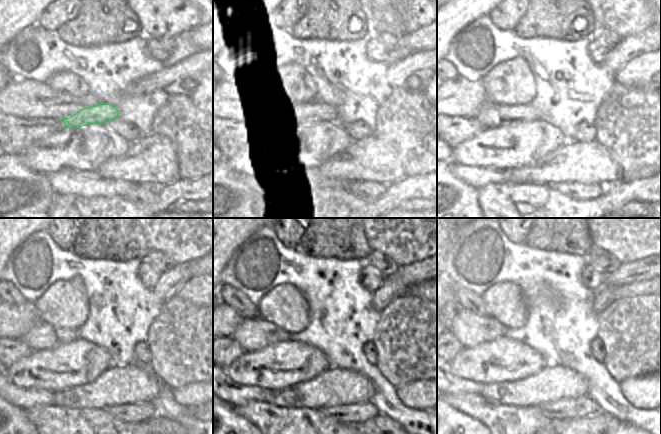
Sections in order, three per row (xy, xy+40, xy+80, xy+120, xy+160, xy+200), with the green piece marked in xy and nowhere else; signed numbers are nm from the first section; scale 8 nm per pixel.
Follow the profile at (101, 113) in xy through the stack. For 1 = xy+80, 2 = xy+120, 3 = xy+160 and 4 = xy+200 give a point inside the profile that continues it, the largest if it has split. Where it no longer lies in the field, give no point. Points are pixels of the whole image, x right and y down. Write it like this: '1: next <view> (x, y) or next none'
1: next xy+80 (491, 115)
2: next xy+120 (42, 336)
3: next xy+160 (252, 334)
4: next xy+200 (471, 330)

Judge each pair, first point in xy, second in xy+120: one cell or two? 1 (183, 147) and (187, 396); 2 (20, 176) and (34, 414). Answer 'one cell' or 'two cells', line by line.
1: two cells
2: two cells

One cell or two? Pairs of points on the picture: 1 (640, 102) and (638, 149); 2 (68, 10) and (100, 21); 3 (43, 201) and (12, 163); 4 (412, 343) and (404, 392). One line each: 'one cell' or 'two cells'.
1: one cell
2: two cells
3: one cell
4: two cells

